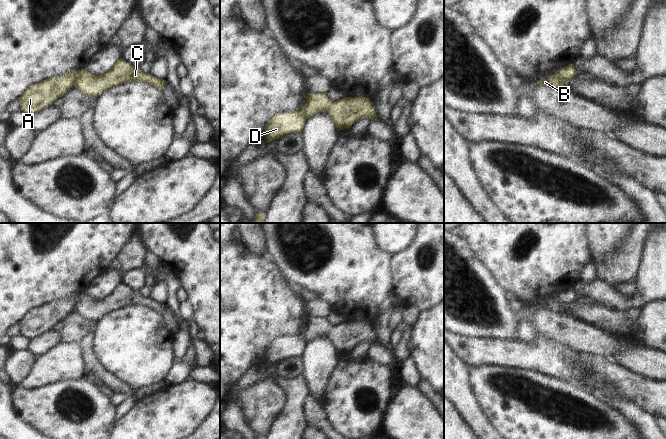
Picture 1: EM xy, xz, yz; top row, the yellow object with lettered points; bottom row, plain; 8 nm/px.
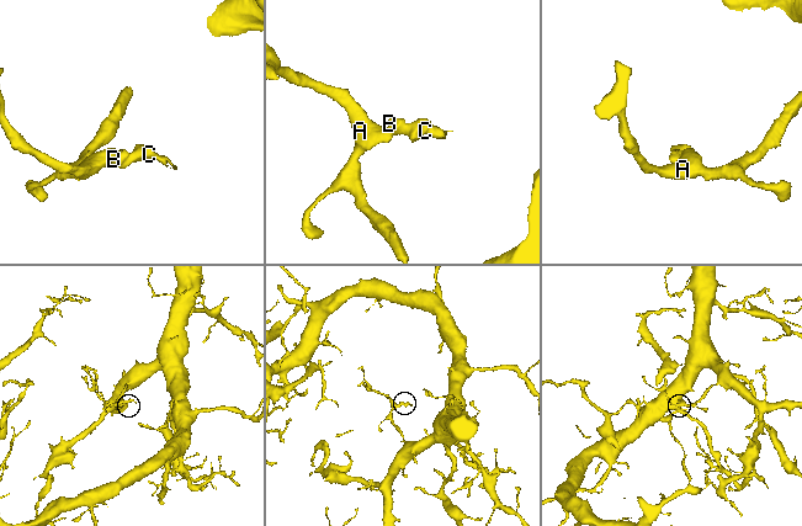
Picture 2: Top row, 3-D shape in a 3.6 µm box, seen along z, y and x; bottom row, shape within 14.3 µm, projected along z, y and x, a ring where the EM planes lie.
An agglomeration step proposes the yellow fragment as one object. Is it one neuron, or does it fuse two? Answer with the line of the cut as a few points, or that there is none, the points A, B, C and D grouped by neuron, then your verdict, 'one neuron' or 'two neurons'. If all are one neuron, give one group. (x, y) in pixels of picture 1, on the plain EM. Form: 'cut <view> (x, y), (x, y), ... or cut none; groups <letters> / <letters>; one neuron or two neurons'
cut yz (558, 294), (558, 297), (567, 305); groups A D / B C; two neurons

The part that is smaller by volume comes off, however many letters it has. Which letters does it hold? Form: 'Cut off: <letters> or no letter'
Cut off: B, C

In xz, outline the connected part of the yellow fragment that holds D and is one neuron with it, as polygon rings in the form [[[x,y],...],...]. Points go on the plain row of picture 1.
[[[289,335],[275,338],[265,351],[265,358],[269,365],[279,363],[287,357],[301,356],[306,347],[306,342],[301,335]]]

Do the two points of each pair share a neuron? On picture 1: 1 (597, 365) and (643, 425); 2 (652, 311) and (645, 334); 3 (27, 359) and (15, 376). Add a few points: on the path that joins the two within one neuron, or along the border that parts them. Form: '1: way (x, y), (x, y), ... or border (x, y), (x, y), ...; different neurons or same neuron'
1: border (603, 376), (621, 395), (632, 399), (639, 406); different neurons
2: way (652, 317), (651, 328); same neuron
3: way (23, 363), (16, 372); same neuron

